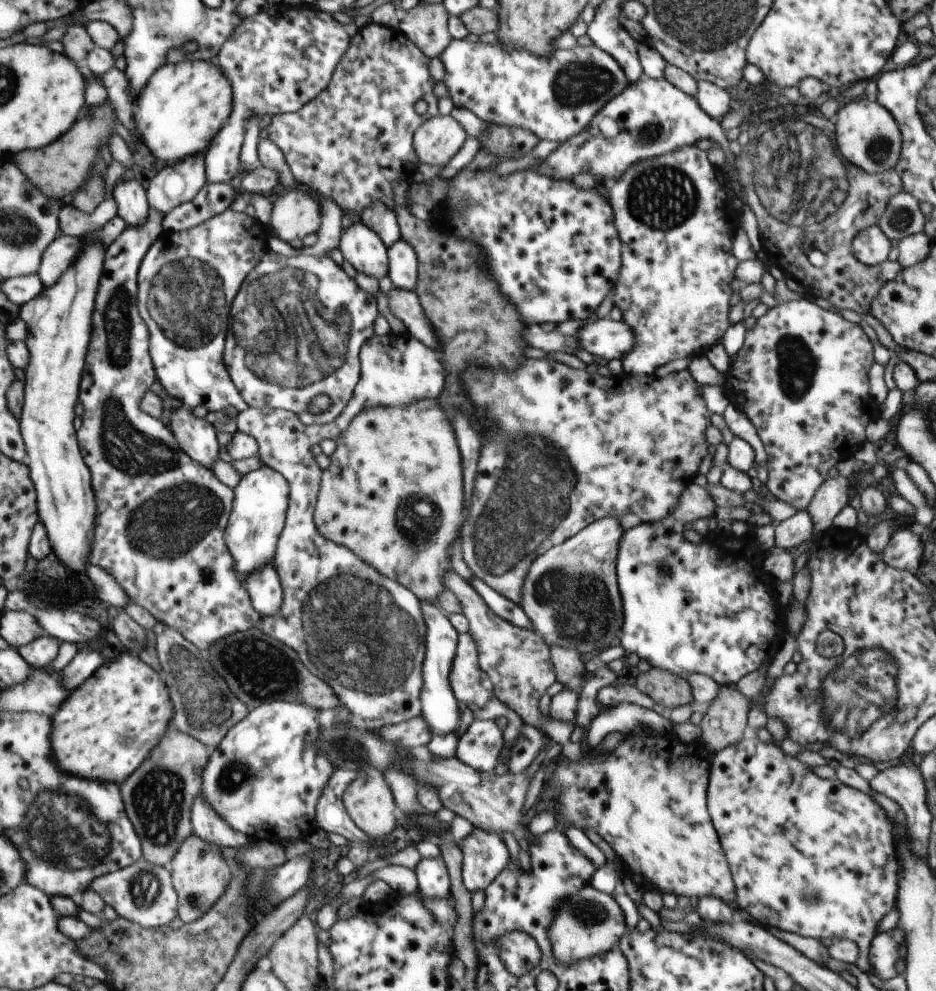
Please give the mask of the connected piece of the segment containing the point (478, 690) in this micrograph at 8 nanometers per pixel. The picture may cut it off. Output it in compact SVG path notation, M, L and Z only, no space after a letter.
M469 632L458 635L448 678L454 696L464 704L474 702L482 708L493 697L492 681L480 668L477 646Z

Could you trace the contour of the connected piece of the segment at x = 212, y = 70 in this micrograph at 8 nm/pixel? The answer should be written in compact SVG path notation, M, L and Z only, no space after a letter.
M195 60L166 64L148 78L146 86L134 100L134 124L138 138L150 150L154 158L169 164L184 161L210 147L213 139L222 130L224 120L234 112L235 95L228 77L213 60Z

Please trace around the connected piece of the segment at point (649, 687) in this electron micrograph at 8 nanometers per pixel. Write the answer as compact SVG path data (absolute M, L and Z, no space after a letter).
M653 668L639 673L635 686L654 700L668 708L676 708L693 701L691 686L684 676L672 674L662 668Z

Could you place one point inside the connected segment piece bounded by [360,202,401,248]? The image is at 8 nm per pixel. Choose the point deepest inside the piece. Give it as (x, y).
(383, 220)

